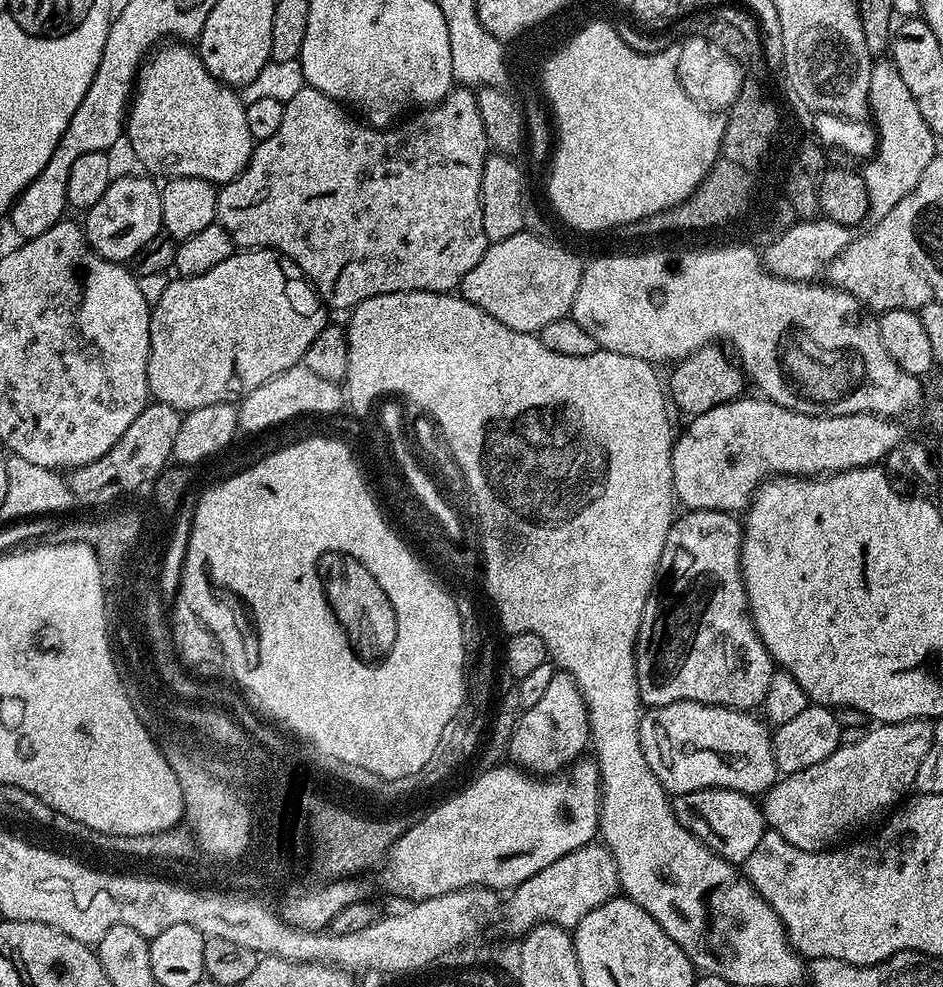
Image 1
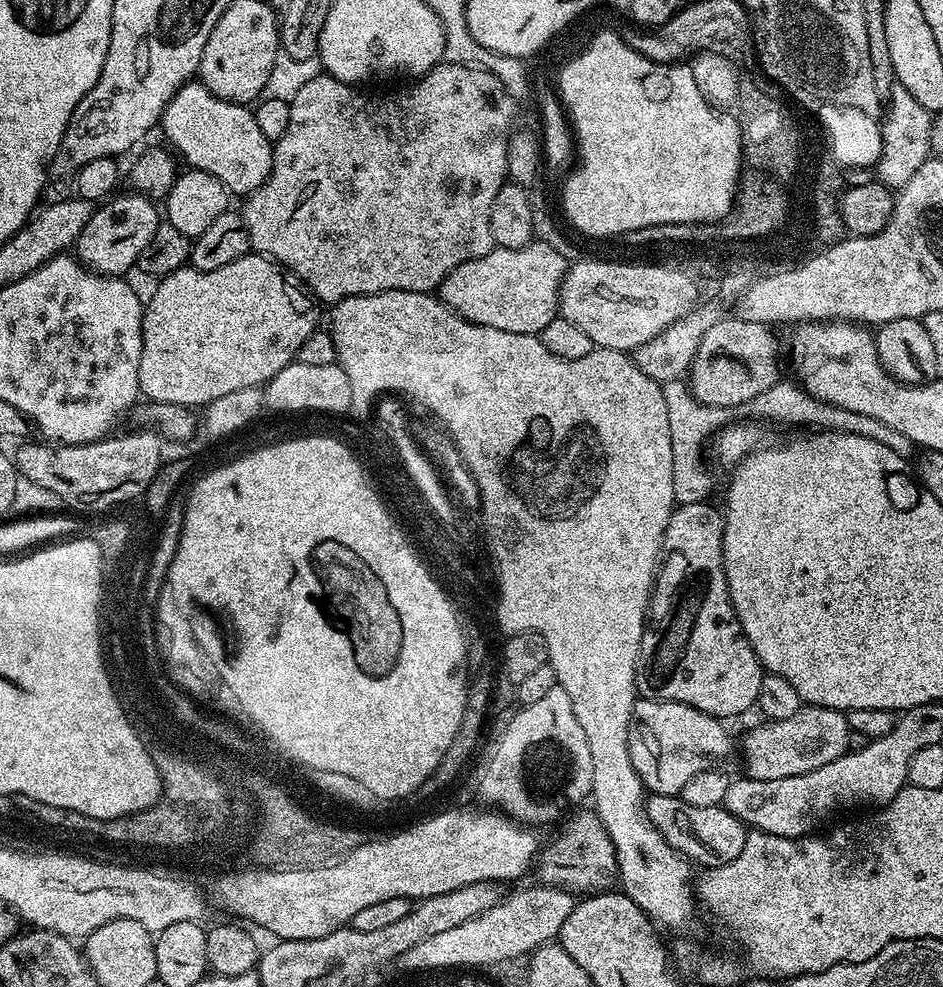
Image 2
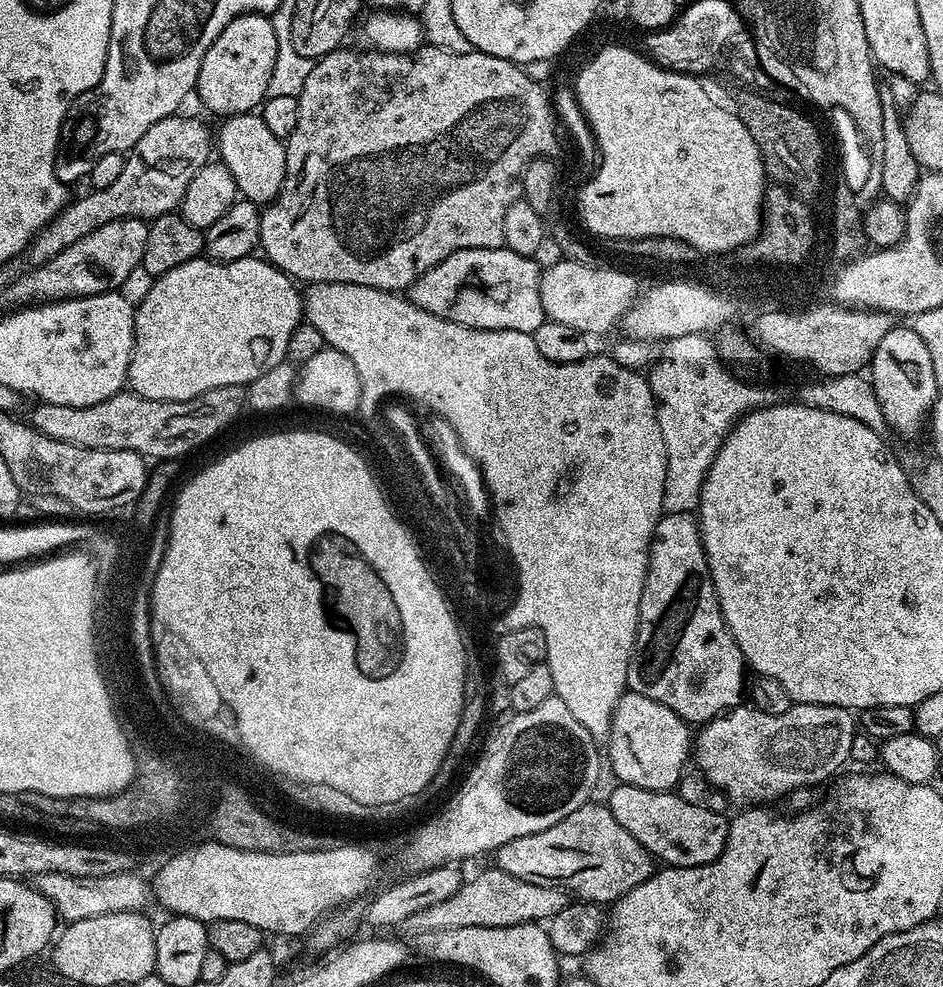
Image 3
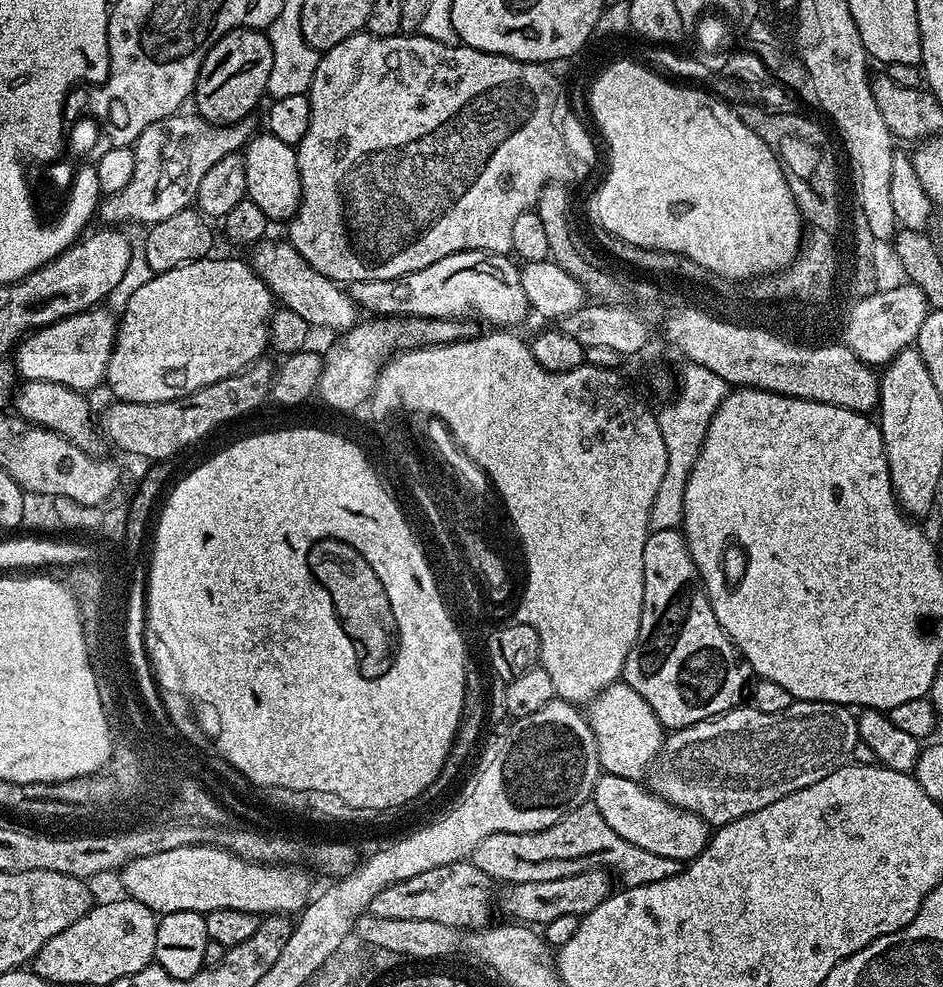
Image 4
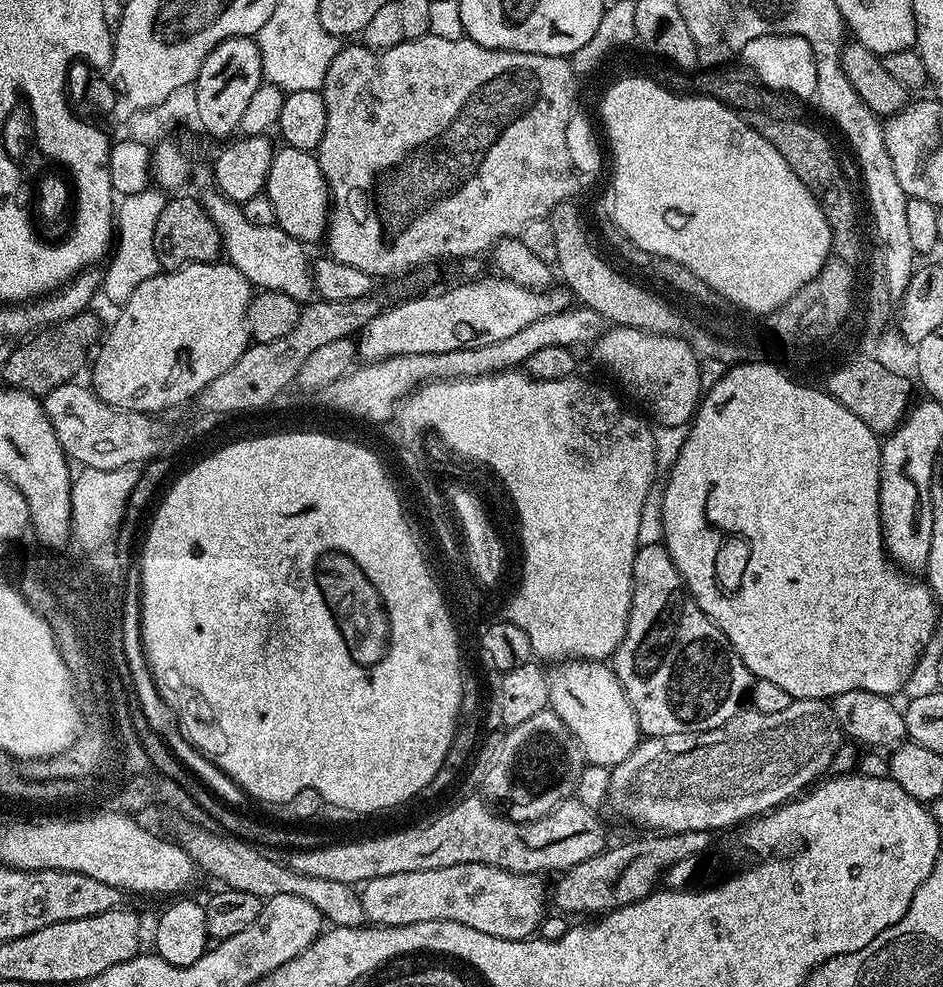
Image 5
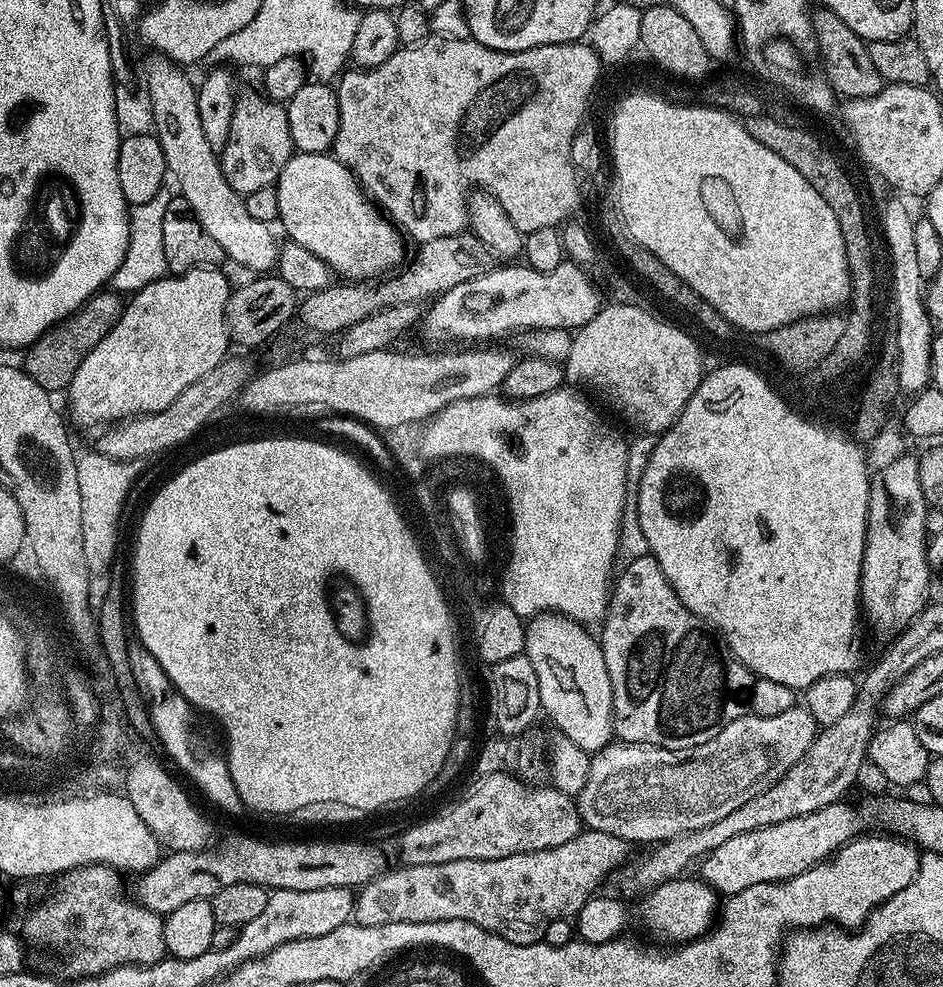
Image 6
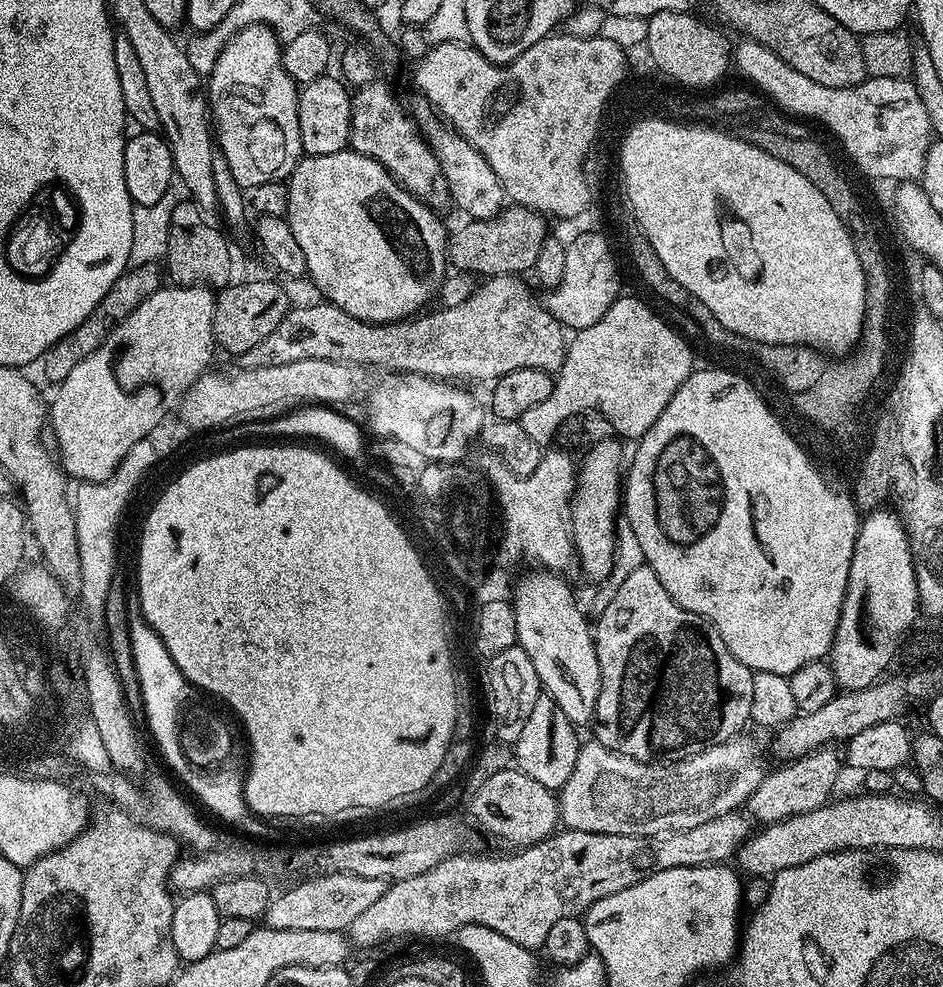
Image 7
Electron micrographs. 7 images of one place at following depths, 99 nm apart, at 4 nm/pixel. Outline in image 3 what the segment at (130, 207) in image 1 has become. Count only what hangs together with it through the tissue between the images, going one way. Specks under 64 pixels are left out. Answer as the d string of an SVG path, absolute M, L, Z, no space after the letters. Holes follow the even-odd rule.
M131 216L121 220L111 220L98 230L78 238L74 246L66 246L62 254L54 254L50 262L29 267L13 279L9 288L3 289L2 296L12 306L27 306L50 300L68 300L72 296L93 296L103 292L115 292L126 282L130 270L141 267L140 259L146 250L148 224Z

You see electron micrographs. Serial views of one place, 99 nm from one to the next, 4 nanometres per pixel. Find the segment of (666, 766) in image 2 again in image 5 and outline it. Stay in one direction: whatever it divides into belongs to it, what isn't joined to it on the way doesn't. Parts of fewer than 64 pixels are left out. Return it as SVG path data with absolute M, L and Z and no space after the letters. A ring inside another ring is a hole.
M598 660L556 662L547 669L546 675L548 708L558 714L570 734L578 738L589 765L611 770L630 758L640 744L642 733L616 673L607 663Z

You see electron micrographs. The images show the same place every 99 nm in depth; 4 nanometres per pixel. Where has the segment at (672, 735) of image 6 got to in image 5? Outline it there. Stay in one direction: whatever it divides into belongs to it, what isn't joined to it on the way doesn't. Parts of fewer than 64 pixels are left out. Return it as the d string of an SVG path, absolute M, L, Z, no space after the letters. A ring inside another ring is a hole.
M663 543L641 544L636 549L632 609L628 615L626 634L610 664L645 737L721 728L730 717L741 711L740 699L743 696L745 699L754 683L752 672L742 658L738 658L726 634L722 634L720 627L696 605L696 599L685 588L678 566L674 566Z

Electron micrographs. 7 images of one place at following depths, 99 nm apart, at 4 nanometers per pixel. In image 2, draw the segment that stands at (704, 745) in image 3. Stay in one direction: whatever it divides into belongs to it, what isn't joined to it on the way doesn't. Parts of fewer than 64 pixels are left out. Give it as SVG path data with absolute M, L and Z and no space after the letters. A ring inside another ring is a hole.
M804 706L791 718L760 722L753 732L748 732L744 736L744 764L748 767L747 775L753 780L777 780L794 778L794 774L806 774L810 770L818 770L818 766L826 766L826 762L834 762L834 758L843 756L849 751L849 731L847 715L835 708Z

